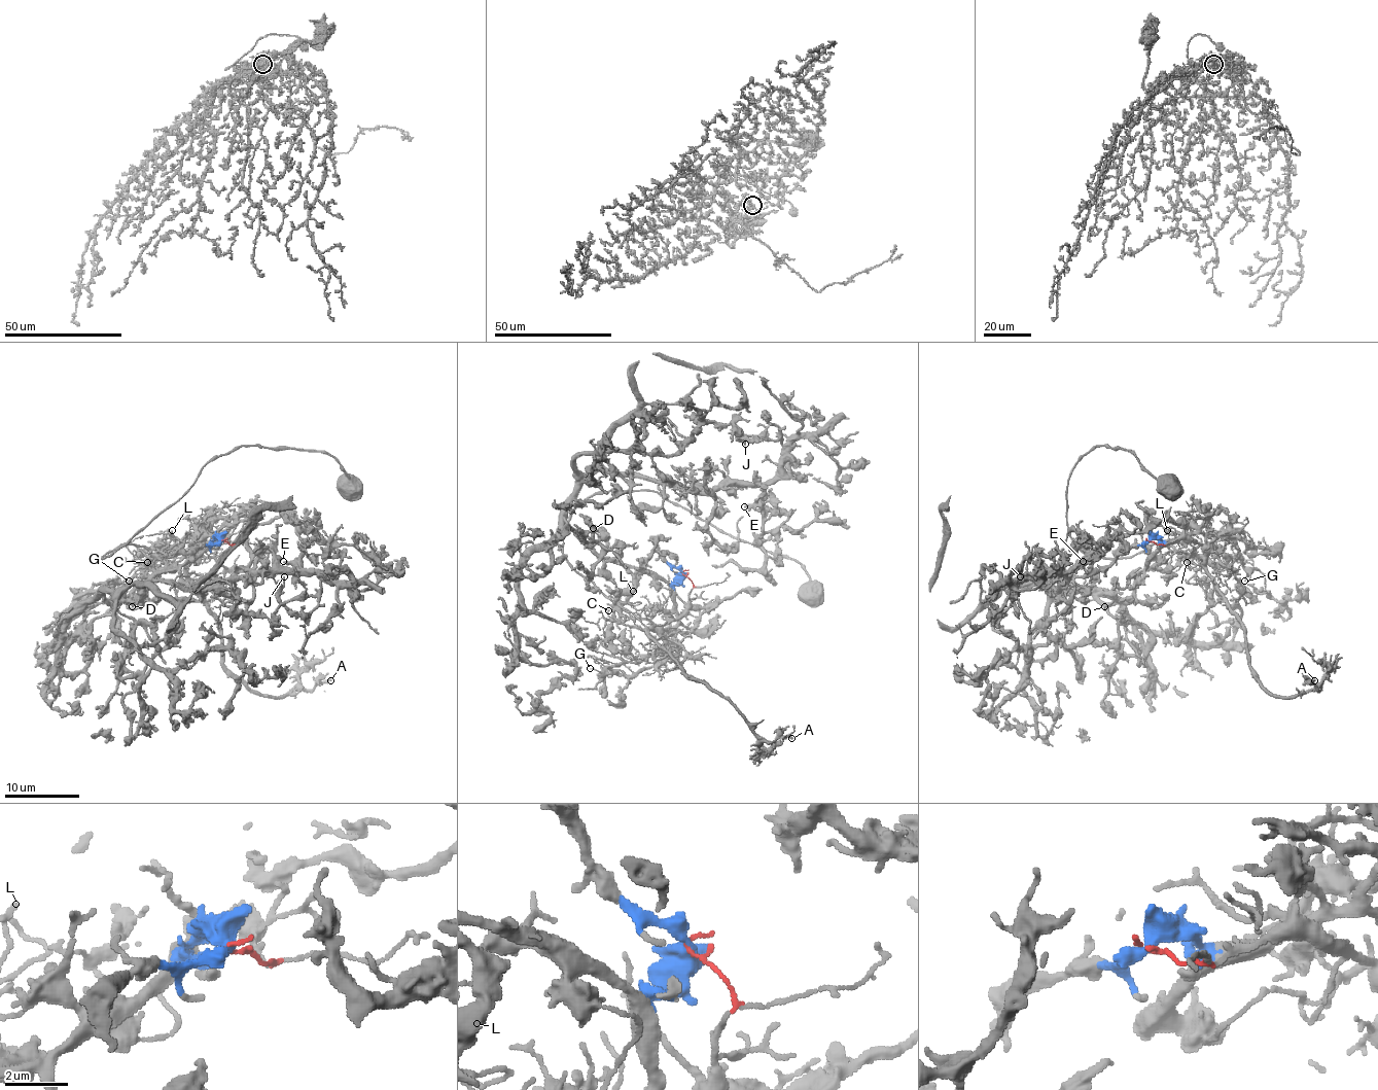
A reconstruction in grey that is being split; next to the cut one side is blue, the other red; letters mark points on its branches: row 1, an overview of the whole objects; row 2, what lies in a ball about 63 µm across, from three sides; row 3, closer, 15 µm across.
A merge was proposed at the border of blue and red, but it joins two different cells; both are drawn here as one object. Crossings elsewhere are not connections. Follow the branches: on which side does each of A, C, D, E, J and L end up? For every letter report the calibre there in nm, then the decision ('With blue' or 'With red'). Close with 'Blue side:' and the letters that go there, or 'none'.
A: Thickness 240 nm. With red
C: Thickness 130 nm. With red
D: Thickness 140 nm. With blue
E: Thickness 140 nm. With blue
J: Thickness 150 nm. With blue
L: Thickness 170 nm. With red
Blue side: D, E, J

